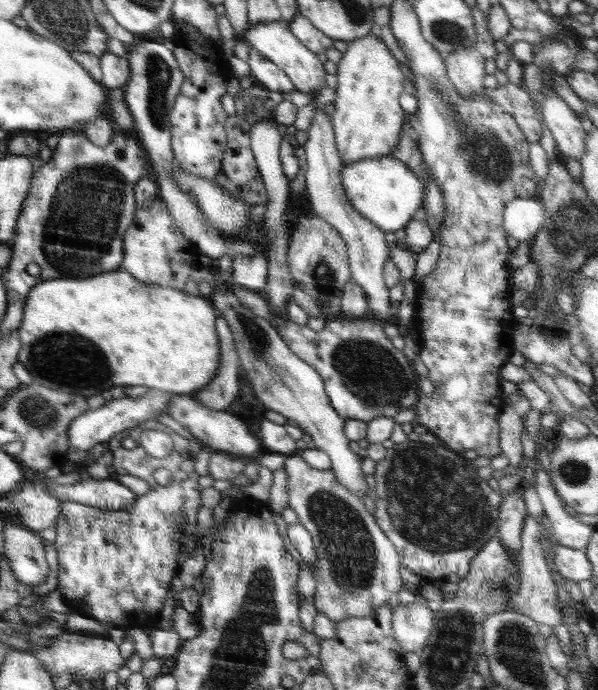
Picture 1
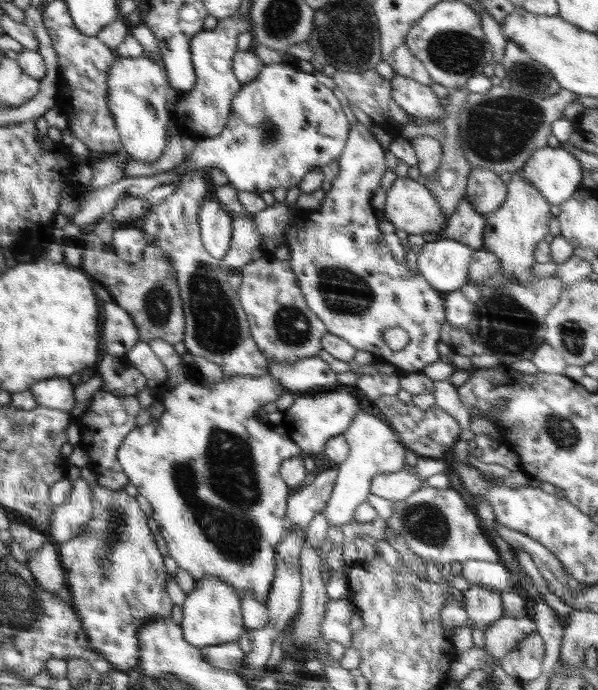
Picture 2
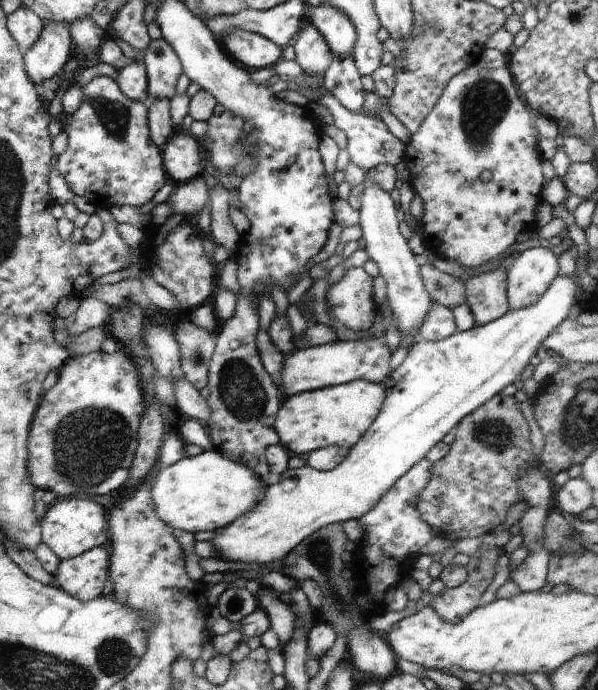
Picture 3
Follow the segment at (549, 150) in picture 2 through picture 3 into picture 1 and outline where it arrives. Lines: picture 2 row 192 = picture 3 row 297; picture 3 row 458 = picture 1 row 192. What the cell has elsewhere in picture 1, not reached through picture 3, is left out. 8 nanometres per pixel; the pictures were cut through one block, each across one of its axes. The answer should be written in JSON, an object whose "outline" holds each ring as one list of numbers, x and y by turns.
{"outline":[[391,155,365,158,352,166,343,166,340,178,345,195,356,212,385,233,404,229,419,215,426,187,404,163]]}

